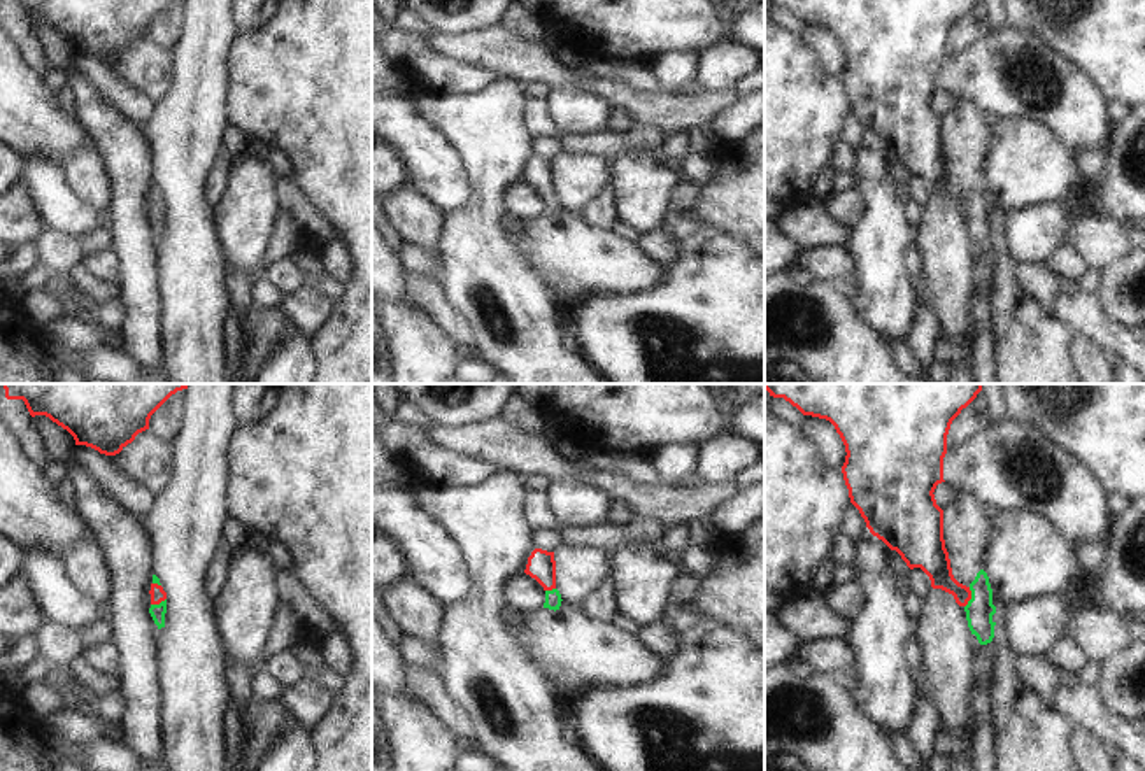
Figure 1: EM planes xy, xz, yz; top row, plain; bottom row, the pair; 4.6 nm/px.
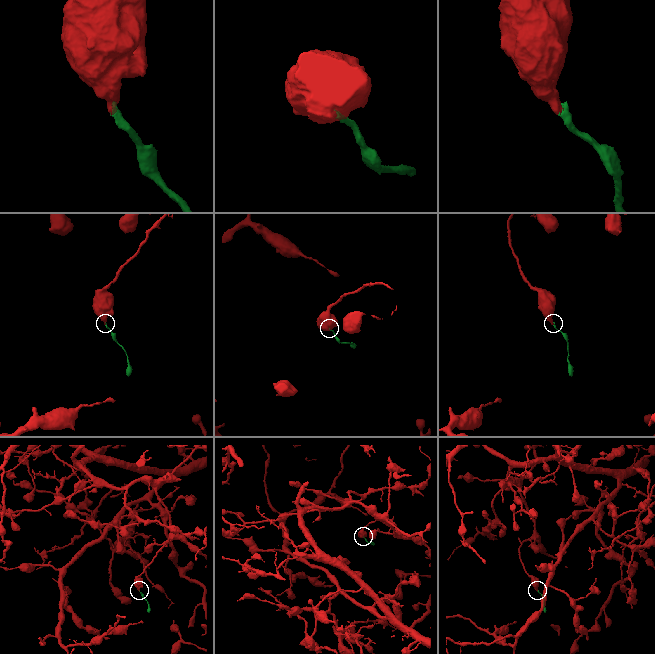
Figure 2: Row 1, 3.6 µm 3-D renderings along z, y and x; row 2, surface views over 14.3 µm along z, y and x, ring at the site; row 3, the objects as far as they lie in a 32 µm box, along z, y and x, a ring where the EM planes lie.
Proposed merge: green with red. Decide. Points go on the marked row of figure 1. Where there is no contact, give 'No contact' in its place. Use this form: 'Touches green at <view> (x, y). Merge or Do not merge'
Touches green at yz (972, 598). Merge.

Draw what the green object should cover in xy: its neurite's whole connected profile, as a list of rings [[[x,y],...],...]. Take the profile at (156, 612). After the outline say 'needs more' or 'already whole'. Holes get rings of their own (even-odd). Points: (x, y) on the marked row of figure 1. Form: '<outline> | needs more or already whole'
[[[153,575],[151,584],[151,608],[149,613],[158,626],[158,629],[165,627],[165,613],[167,613],[167,592],[163,591],[160,578]]] | needs more

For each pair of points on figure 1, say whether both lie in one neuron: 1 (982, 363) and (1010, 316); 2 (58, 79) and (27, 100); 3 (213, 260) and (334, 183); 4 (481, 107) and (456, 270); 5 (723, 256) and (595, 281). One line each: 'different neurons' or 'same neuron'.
1: different neurons
2: different neurons
3: different neurons
4: same neuron
5: different neurons

